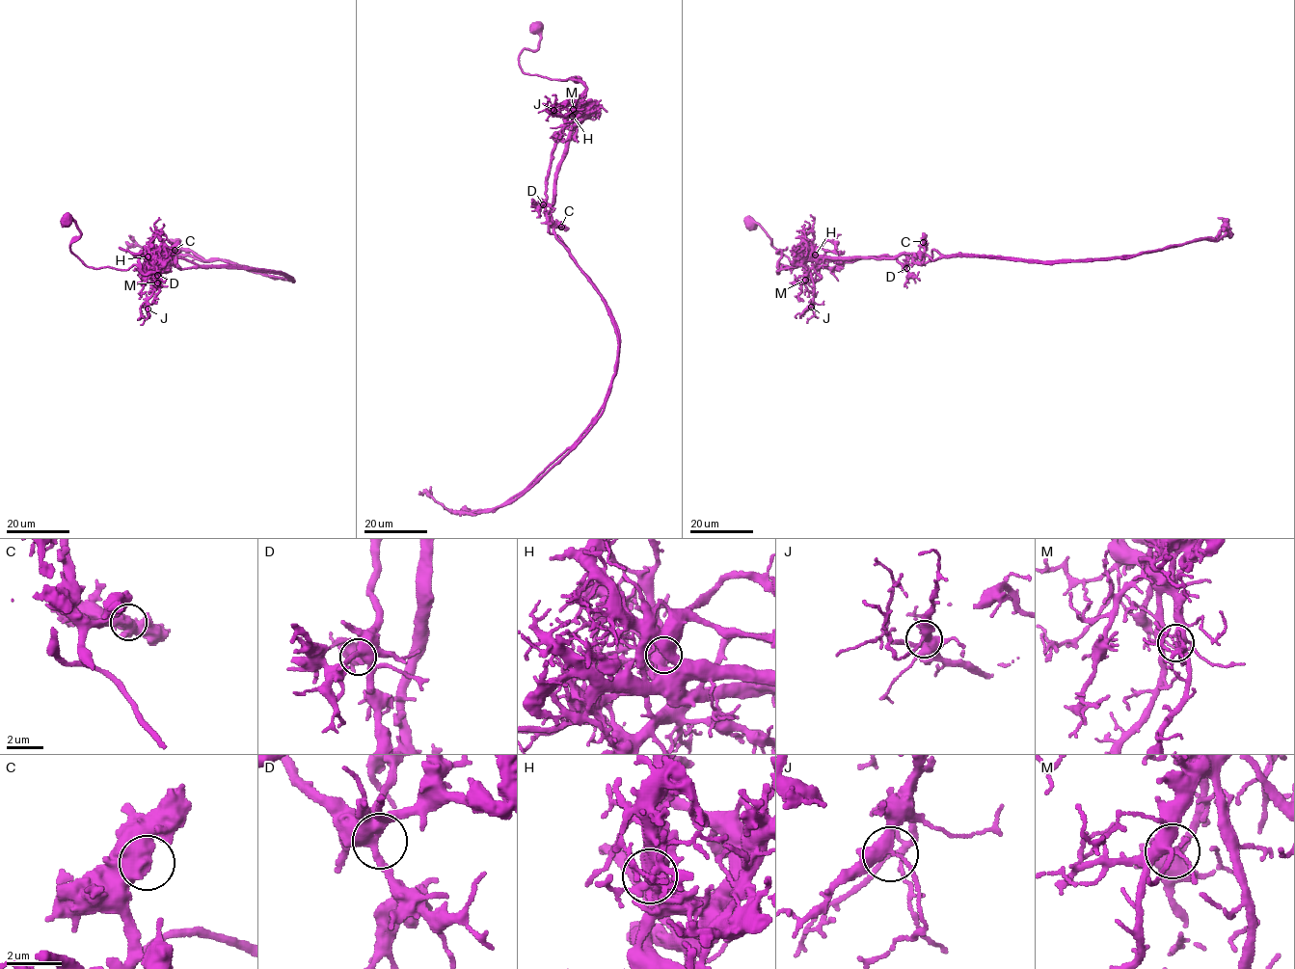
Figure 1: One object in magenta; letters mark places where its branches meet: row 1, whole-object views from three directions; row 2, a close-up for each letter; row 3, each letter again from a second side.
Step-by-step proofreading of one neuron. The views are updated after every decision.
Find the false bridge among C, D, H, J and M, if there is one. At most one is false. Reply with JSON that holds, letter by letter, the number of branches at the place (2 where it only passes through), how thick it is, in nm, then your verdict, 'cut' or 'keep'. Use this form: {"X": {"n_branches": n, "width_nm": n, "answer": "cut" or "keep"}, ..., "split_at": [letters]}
{"C": {"n_branches": 2, "width_nm": 650, "answer": "keep"}, "D": {"n_branches": 3, "width_nm": 420, "answer": "keep"}, "H": {"n_branches": 2, "width_nm": 650, "answer": "cut"}, "J": {"n_branches": 3, "width_nm": 320, "answer": "keep"}, "M": {"n_branches": 4, "width_nm": 340, "answer": "keep"}, "split_at": ["H"]}

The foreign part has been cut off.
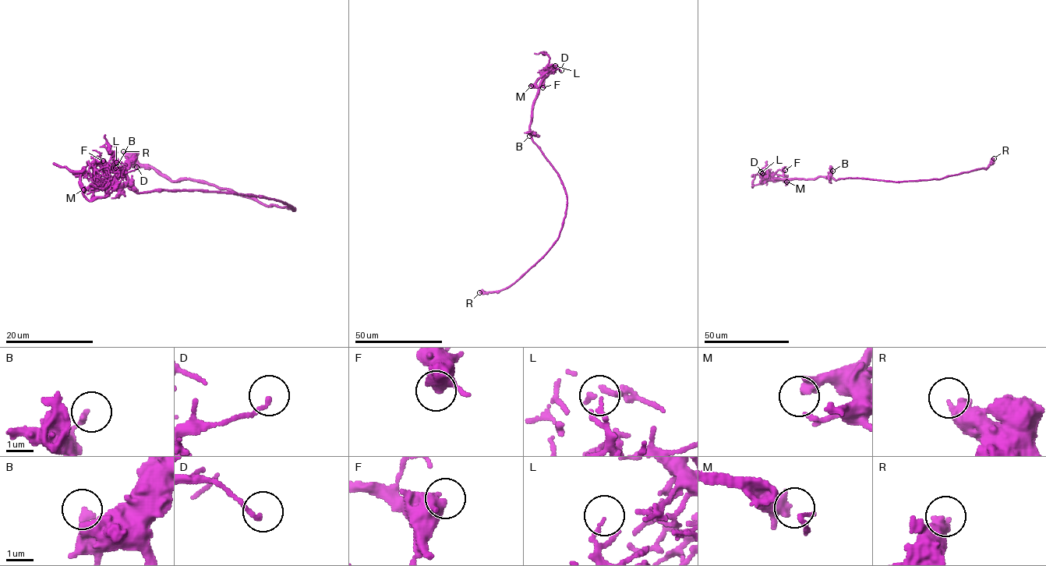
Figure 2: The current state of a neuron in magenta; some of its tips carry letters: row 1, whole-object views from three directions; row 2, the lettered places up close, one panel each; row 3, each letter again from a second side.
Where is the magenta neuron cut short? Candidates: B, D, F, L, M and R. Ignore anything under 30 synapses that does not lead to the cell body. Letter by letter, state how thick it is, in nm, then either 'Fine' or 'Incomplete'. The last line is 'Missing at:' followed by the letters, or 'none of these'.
B: Thickness 220 nm. Fine
D: Thickness 170 nm. Fine
F: Thickness 480 nm. Fine
L: Thickness 130 nm. Fine
M: Thickness 480 nm. Fine
R: Thickness 440 nm. Fine
Missing at: none of these

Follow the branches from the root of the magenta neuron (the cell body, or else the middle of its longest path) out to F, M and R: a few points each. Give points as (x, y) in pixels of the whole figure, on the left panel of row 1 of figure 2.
F: (244, 195), (161, 189), (138, 192), (110, 181), (111, 185), (101, 185), (106, 172), (96, 160), (103, 160)
M: (244, 195), (161, 189), (138, 192), (110, 181), (111, 185), (101, 185), (101, 182), (100, 185), (83, 189)
R: (244, 195), (273, 198), (295, 209), (265, 206), (203, 182), (168, 180), (150, 166), (139, 165), (123, 151)

